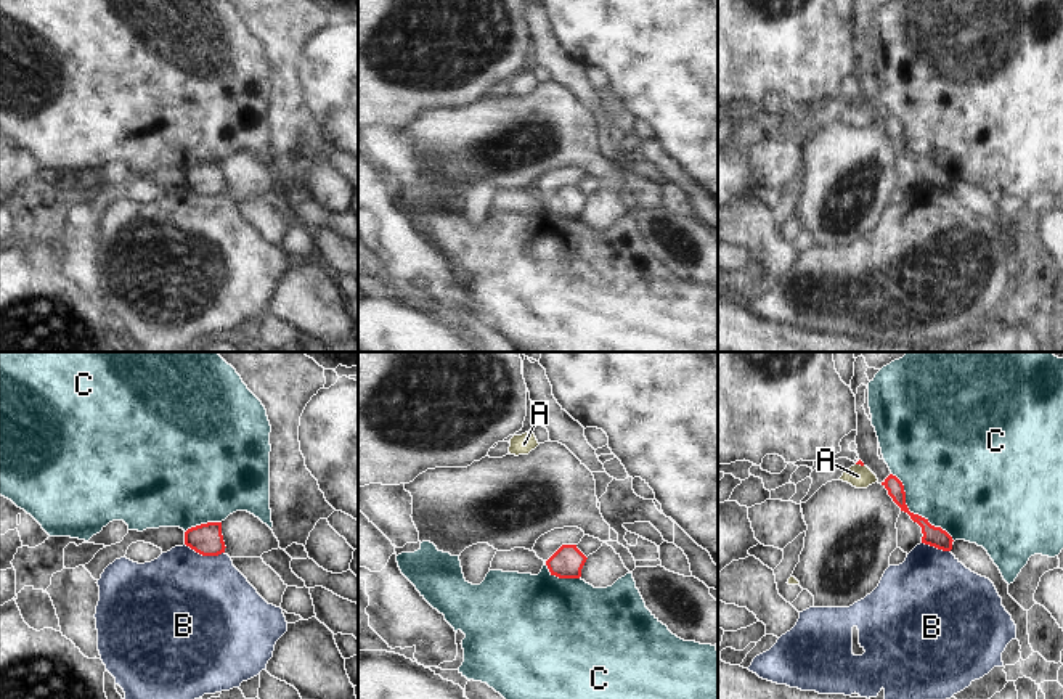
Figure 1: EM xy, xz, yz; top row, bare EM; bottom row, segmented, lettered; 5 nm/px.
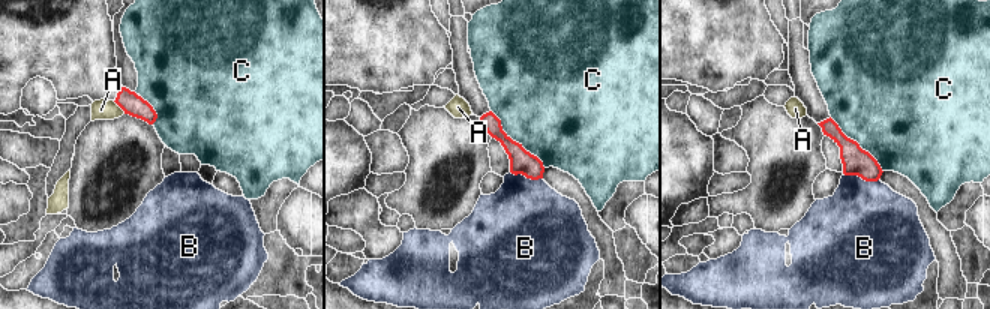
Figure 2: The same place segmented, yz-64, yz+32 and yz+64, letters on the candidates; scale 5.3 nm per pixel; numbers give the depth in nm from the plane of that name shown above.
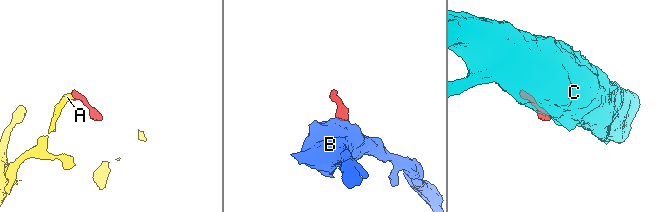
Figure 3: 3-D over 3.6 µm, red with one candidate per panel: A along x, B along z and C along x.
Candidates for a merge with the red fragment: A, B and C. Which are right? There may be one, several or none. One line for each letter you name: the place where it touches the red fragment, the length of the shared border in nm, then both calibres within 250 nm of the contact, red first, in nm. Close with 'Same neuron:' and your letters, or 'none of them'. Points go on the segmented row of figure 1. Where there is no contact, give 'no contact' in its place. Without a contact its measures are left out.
Same neuron: none of them

